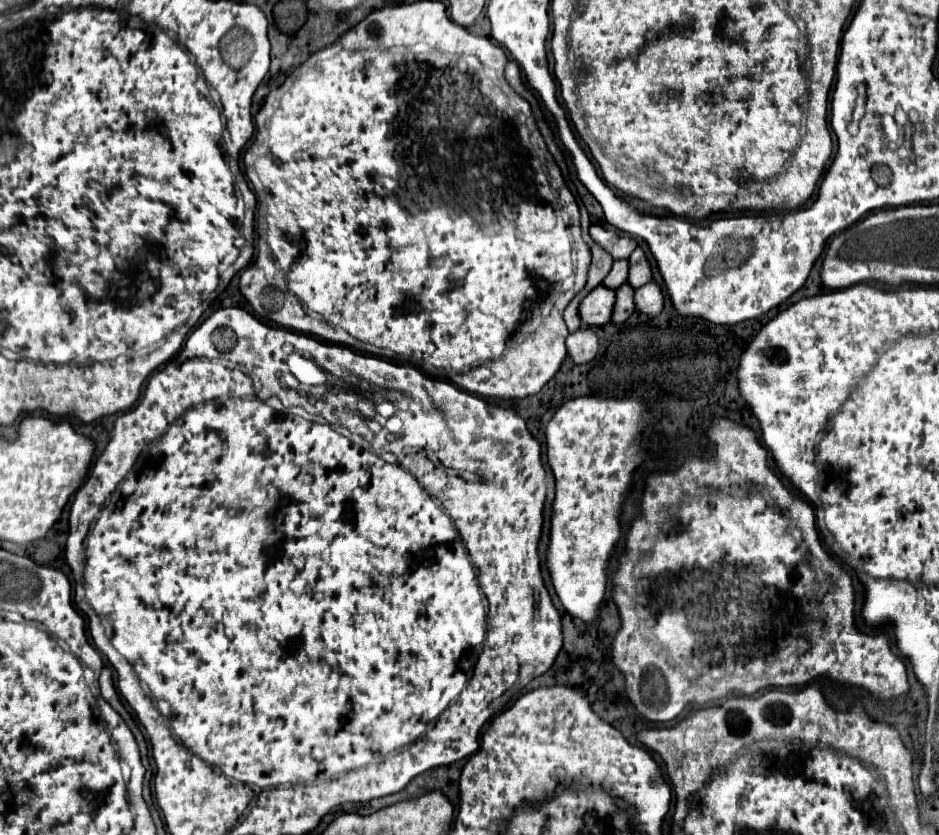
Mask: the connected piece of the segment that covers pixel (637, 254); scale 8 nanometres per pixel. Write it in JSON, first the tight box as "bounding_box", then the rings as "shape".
{"bounding_box":[627,247,651,289],"shape":[[[637,247],[629,257],[629,279],[627,279],[627,283],[633,289],[639,289],[649,281],[651,281],[651,265],[649,265],[643,249]]]}

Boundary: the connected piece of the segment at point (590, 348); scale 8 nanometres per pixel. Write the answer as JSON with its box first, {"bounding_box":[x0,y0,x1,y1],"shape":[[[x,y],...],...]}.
{"bounding_box":[565,327,599,365],"shape":[[[581,327],[579,331],[571,333],[567,337],[565,345],[567,345],[567,353],[569,353],[571,361],[577,363],[577,365],[589,363],[599,349],[597,335],[593,333],[593,329],[587,329],[587,327]]]}

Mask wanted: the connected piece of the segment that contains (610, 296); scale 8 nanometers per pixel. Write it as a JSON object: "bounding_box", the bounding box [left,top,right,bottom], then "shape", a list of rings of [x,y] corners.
{"bounding_box":[579,285,615,327],"shape":[[[601,285],[597,289],[593,289],[579,305],[579,317],[583,325],[589,327],[603,327],[611,321],[611,309],[613,309],[613,301],[615,299],[615,291],[611,289],[603,289]]]}

